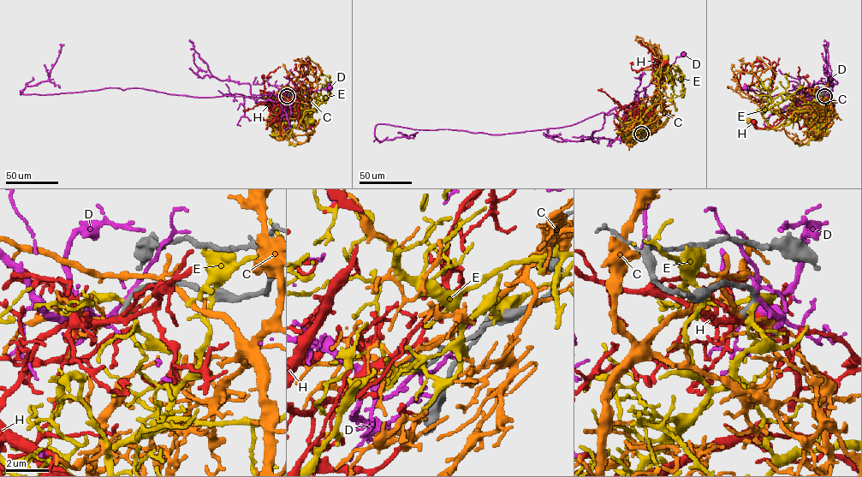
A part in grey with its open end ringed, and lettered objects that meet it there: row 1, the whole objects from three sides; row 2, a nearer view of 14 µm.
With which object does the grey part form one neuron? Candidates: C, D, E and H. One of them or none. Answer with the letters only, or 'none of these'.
H

